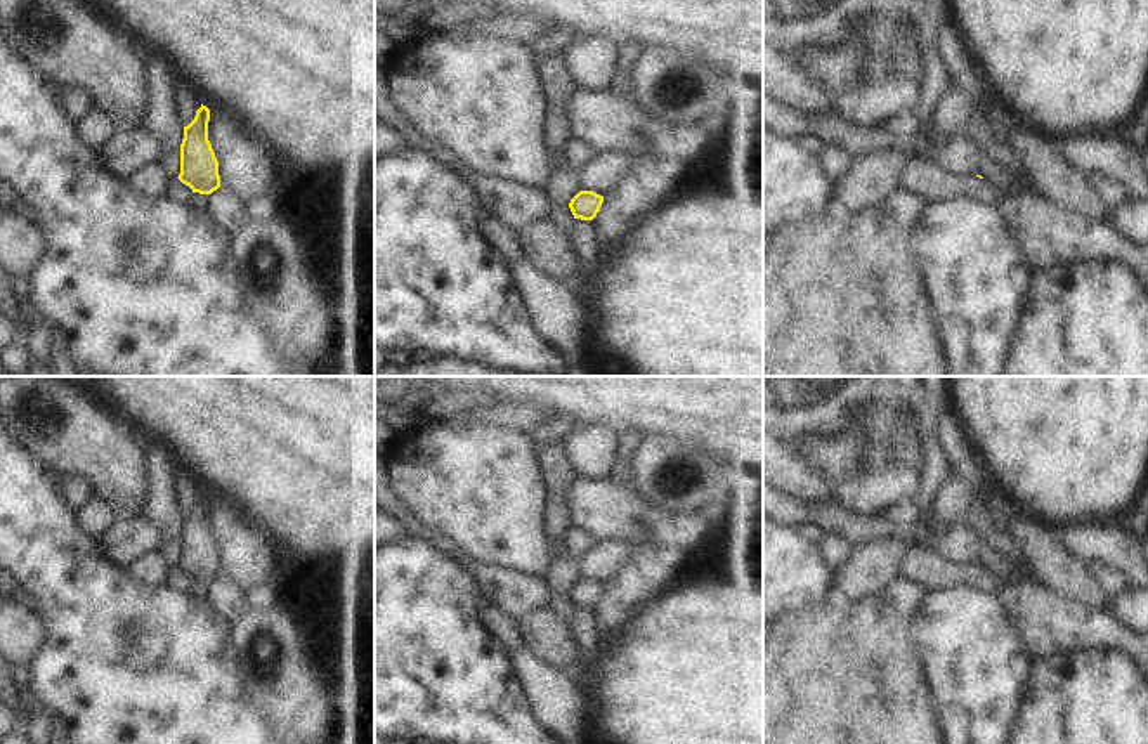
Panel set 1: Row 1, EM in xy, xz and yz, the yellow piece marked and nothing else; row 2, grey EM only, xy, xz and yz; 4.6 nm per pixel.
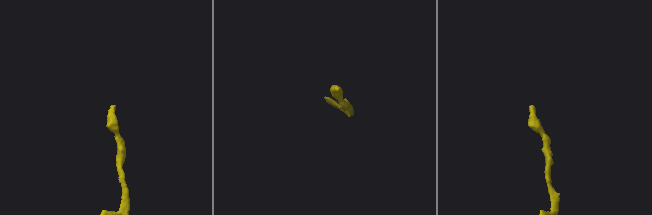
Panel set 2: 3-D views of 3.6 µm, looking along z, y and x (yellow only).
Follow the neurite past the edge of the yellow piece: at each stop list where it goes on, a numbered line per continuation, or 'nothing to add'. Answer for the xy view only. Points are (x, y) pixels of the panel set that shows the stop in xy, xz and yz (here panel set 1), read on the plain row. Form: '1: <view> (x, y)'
nothing to add

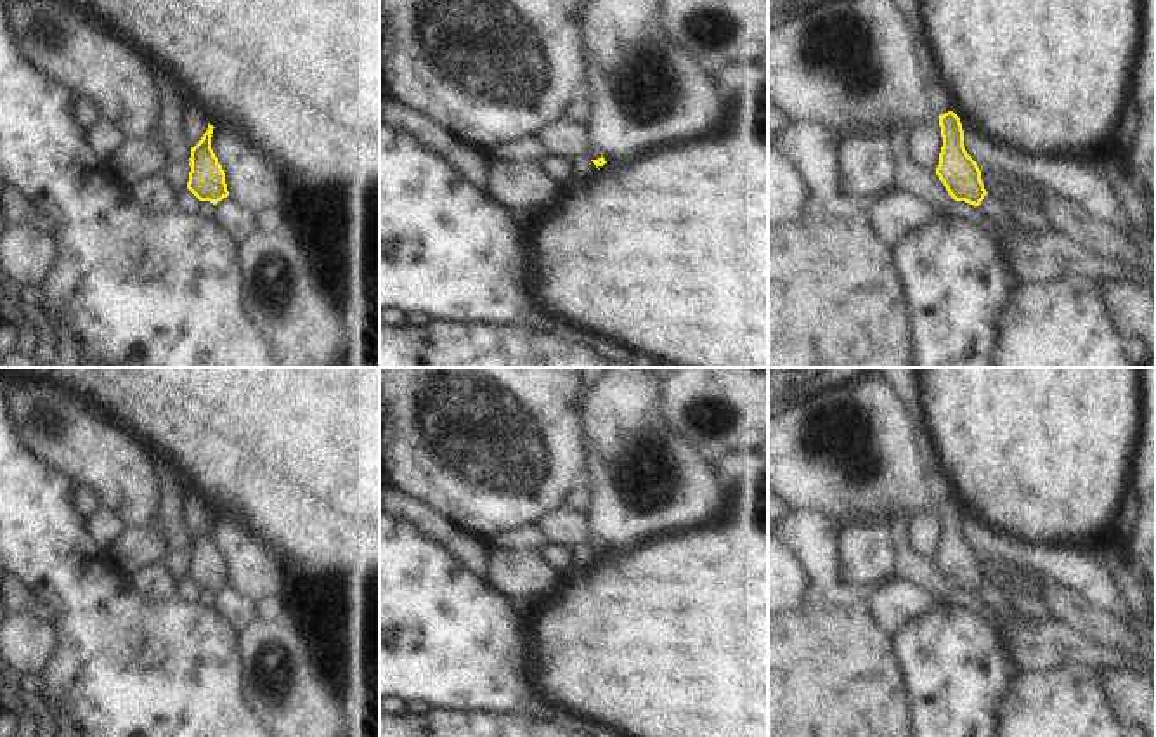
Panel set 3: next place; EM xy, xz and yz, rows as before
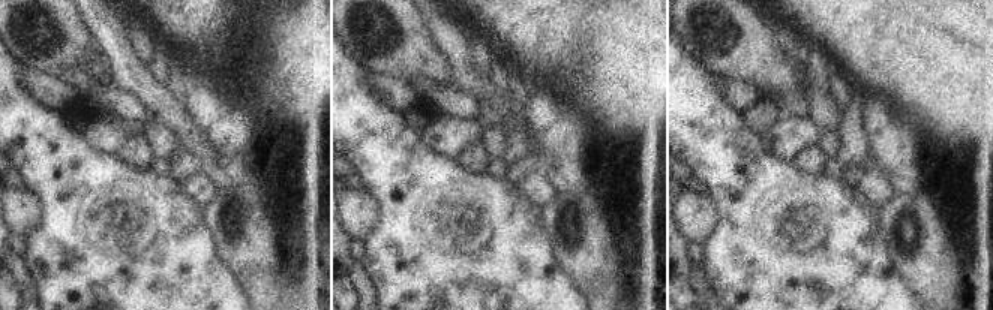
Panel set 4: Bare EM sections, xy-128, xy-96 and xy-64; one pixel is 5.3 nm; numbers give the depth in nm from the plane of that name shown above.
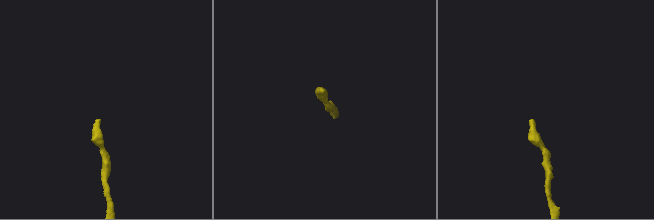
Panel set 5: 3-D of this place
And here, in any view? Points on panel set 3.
1: yz (905, 382)

